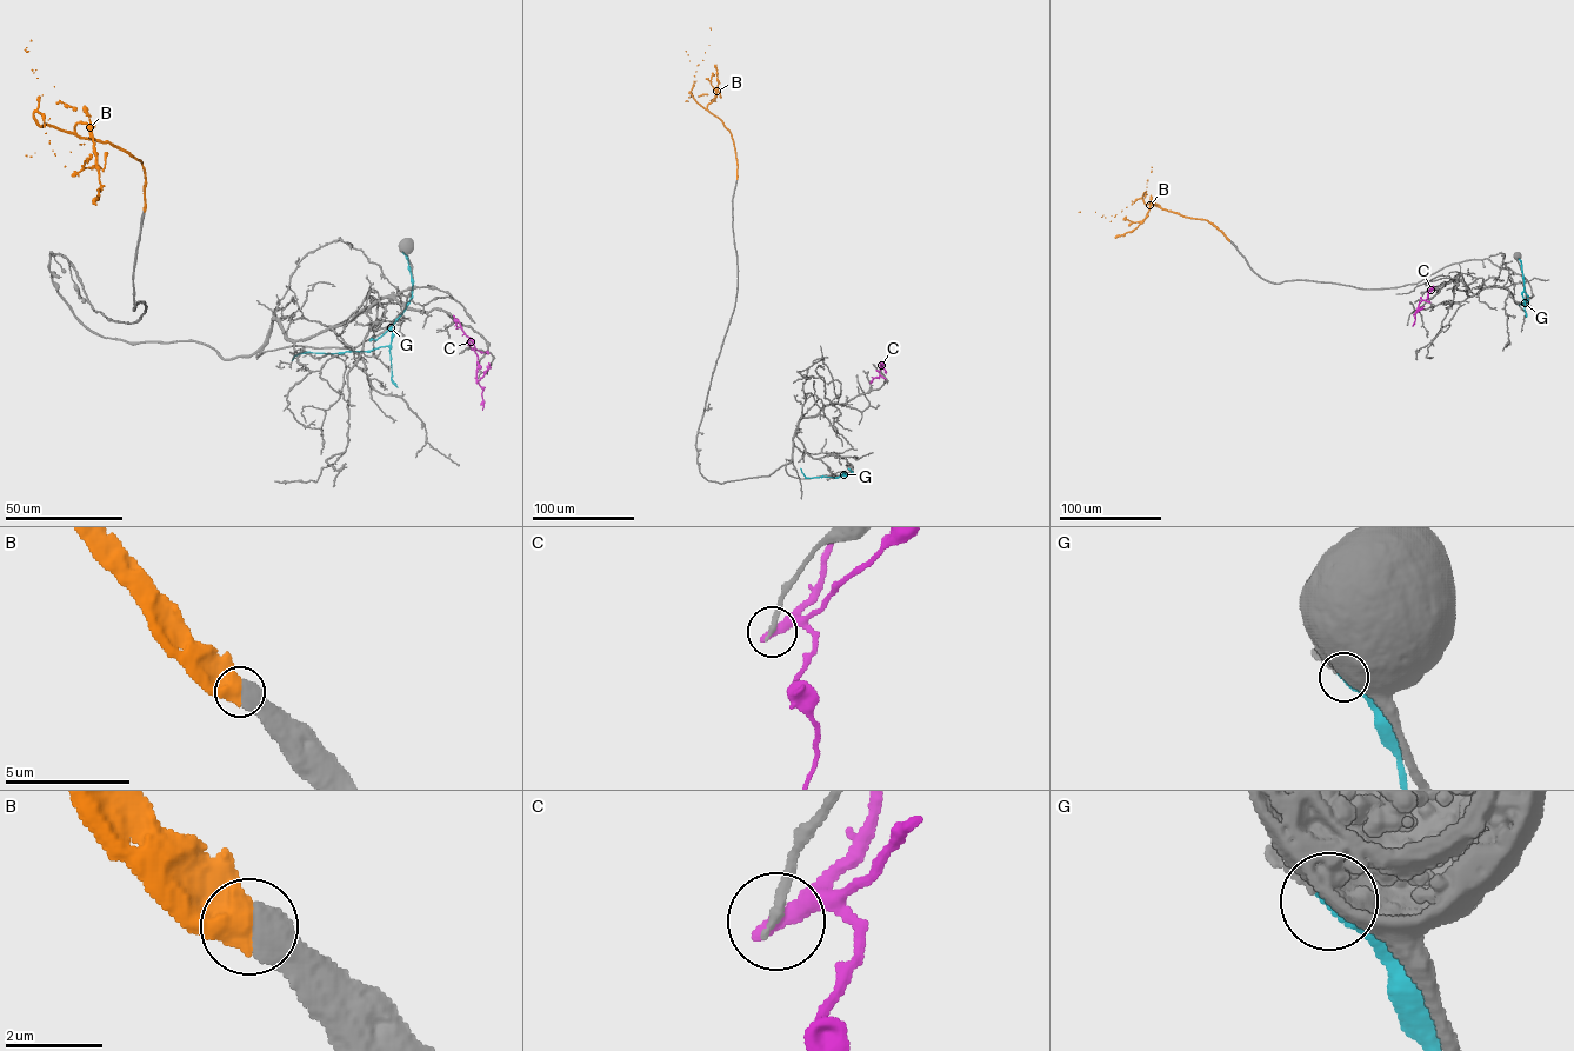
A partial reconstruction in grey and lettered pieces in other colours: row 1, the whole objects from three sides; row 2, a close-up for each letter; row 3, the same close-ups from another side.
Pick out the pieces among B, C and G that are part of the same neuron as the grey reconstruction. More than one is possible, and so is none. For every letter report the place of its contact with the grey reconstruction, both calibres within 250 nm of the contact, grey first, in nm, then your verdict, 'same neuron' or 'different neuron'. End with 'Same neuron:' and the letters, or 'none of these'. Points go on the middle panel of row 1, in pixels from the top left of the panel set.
B: contact (737, 179); calibres 600 and 650 nm; same neuron
C: contact (880, 363); calibres 240 and 400 nm; different neuron
G: contact (848, 469); calibres 700 and 400 nm; different neuron
Same neuron: B

